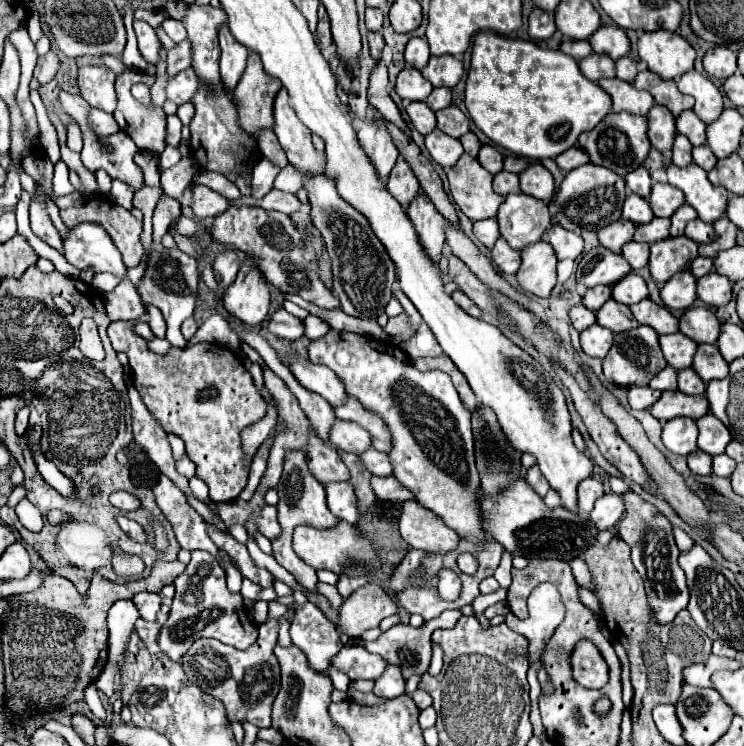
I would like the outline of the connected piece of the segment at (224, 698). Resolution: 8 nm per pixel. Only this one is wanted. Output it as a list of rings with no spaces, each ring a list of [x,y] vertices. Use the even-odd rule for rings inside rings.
[[[276,619],[266,621],[258,641],[248,651],[238,651],[216,639],[196,639],[186,651],[182,667],[188,671],[188,679],[224,703],[228,721],[250,721],[256,727],[270,727],[272,703],[280,691],[280,667],[274,655],[278,627]]]

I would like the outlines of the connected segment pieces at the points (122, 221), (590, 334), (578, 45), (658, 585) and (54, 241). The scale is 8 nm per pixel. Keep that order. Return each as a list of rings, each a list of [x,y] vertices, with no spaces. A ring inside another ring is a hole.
[[[94,193],[90,195],[90,199],[86,199],[86,203],[82,207],[68,207],[68,209],[60,209],[60,217],[62,221],[74,229],[80,223],[96,223],[100,227],[104,227],[108,231],[108,235],[112,237],[114,245],[118,247],[118,251],[124,257],[126,267],[136,267],[140,263],[140,255],[142,255],[142,247],[140,247],[140,231],[142,231],[142,223],[124,207],[116,205],[114,201],[108,199],[108,195],[104,193]]]
[[[594,323],[584,333],[580,333],[582,351],[590,357],[602,359],[608,353],[608,349],[612,347],[612,337],[614,337],[614,333],[610,329],[604,329],[598,323]]]
[[[564,37],[562,45],[560,45],[560,51],[564,51],[570,57],[574,57],[576,61],[582,61],[584,57],[594,53],[588,41],[574,41],[574,39],[568,39],[568,37]]]
[[[628,491],[628,493],[624,493],[624,499],[626,499],[624,501],[626,513],[620,521],[618,535],[632,549],[632,563],[644,581],[648,607],[654,615],[656,623],[672,623],[674,617],[678,615],[678,611],[686,609],[686,605],[688,605],[688,587],[686,587],[684,571],[678,565],[680,551],[672,537],[672,525],[652,503],[644,501],[640,495]]]
[[[38,189],[34,201],[30,203],[30,225],[32,225],[34,235],[38,235],[42,241],[52,245],[54,249],[62,251],[62,239],[60,239],[56,227],[52,225],[48,211],[46,211],[46,199],[48,199],[46,191]]]

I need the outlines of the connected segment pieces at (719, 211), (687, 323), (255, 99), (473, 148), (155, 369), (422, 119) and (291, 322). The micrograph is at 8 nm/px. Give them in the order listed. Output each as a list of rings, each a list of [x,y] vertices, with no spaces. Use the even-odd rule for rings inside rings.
[[[696,163],[688,167],[668,165],[666,173],[668,183],[684,191],[686,203],[696,209],[704,223],[714,223],[726,213],[728,191],[724,187],[714,187],[702,167],[696,167]]]
[[[690,307],[680,317],[680,331],[696,343],[716,343],[720,335],[720,321],[706,307]]]
[[[250,51],[246,71],[238,81],[236,89],[232,91],[232,99],[240,115],[240,125],[254,139],[260,129],[274,127],[272,105],[280,87],[280,79],[268,75],[262,67],[260,55]]]
[[[466,133],[466,135],[462,135],[460,137],[460,141],[462,141],[462,147],[464,147],[464,151],[468,153],[468,155],[472,155],[472,157],[476,157],[478,155],[478,151],[480,151],[480,141],[478,141],[478,137],[474,135],[474,133]]]
[[[114,321],[108,327],[108,337],[116,351],[124,351],[128,355],[132,375],[134,375],[134,387],[138,389],[140,397],[144,399],[146,407],[162,423],[164,431],[178,435],[186,443],[186,453],[196,463],[196,475],[210,487],[210,499],[212,501],[234,501],[240,495],[240,491],[246,487],[248,471],[250,471],[244,459],[246,455],[242,449],[240,435],[248,425],[254,425],[266,417],[264,411],[260,411],[260,407],[264,407],[266,401],[258,393],[252,381],[252,375],[248,373],[244,363],[234,353],[220,351],[226,347],[218,343],[198,343],[186,349],[170,347],[170,351],[164,357],[160,357],[146,347],[146,341],[132,331],[132,325],[134,323]],[[240,411],[244,411],[244,427],[240,427]]]
[[[414,101],[406,107],[406,113],[410,117],[410,121],[414,123],[414,127],[422,133],[428,135],[434,127],[436,127],[436,115],[430,111],[430,107],[422,101]]]
[[[278,309],[272,317],[272,323],[270,323],[270,333],[278,335],[278,337],[284,337],[284,339],[302,339],[304,337],[304,321],[290,315],[286,309]]]

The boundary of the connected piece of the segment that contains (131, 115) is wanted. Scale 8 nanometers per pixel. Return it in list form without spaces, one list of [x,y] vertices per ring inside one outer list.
[[[124,69],[124,72],[116,78],[115,90],[118,93],[118,107],[114,111],[114,119],[118,121],[118,125],[130,135],[130,139],[136,143],[136,147],[140,151],[154,151],[154,153],[162,153],[166,143],[164,143],[164,137],[166,137],[166,113],[162,107],[150,103],[150,105],[142,105],[138,103],[132,93],[130,93],[130,87],[134,83],[146,83],[148,87],[156,81],[156,75],[148,75],[146,71],[138,71],[138,69]]]

